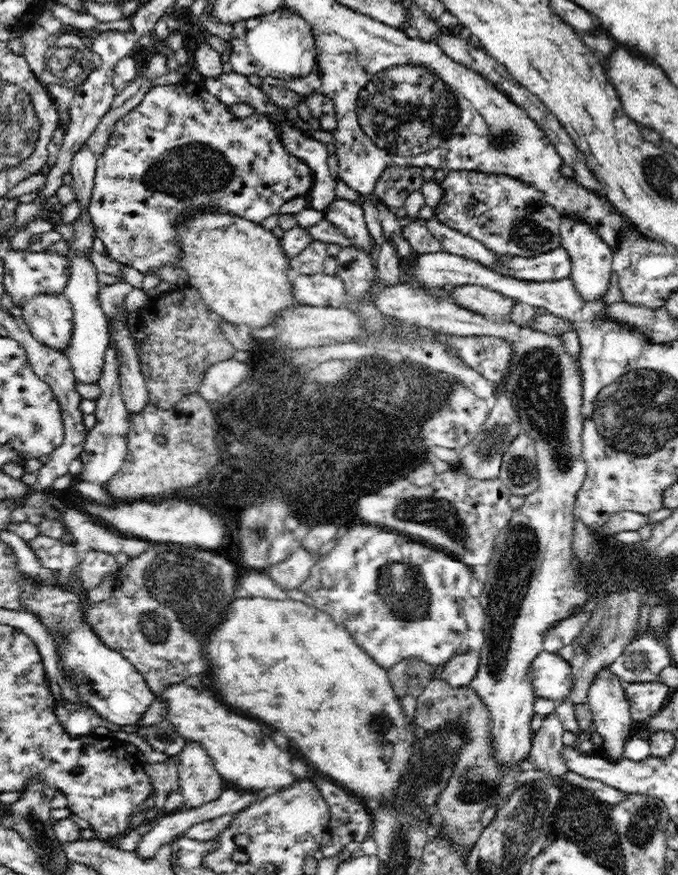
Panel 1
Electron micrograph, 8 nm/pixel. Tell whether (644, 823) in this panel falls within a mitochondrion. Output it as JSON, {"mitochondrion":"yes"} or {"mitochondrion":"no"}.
{"mitochondrion":"yes"}

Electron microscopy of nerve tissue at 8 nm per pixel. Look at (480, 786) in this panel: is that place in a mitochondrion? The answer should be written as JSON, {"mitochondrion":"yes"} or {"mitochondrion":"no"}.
{"mitochondrion":"yes"}

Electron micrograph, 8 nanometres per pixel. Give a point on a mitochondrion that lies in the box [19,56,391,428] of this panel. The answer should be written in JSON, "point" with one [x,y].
{"point":[181,174]}

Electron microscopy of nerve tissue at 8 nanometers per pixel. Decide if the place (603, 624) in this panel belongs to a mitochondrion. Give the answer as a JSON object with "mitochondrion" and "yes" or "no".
{"mitochondrion":"yes"}

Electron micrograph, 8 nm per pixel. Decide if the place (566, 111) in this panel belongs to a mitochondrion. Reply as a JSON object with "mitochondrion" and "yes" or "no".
{"mitochondrion":"no"}

